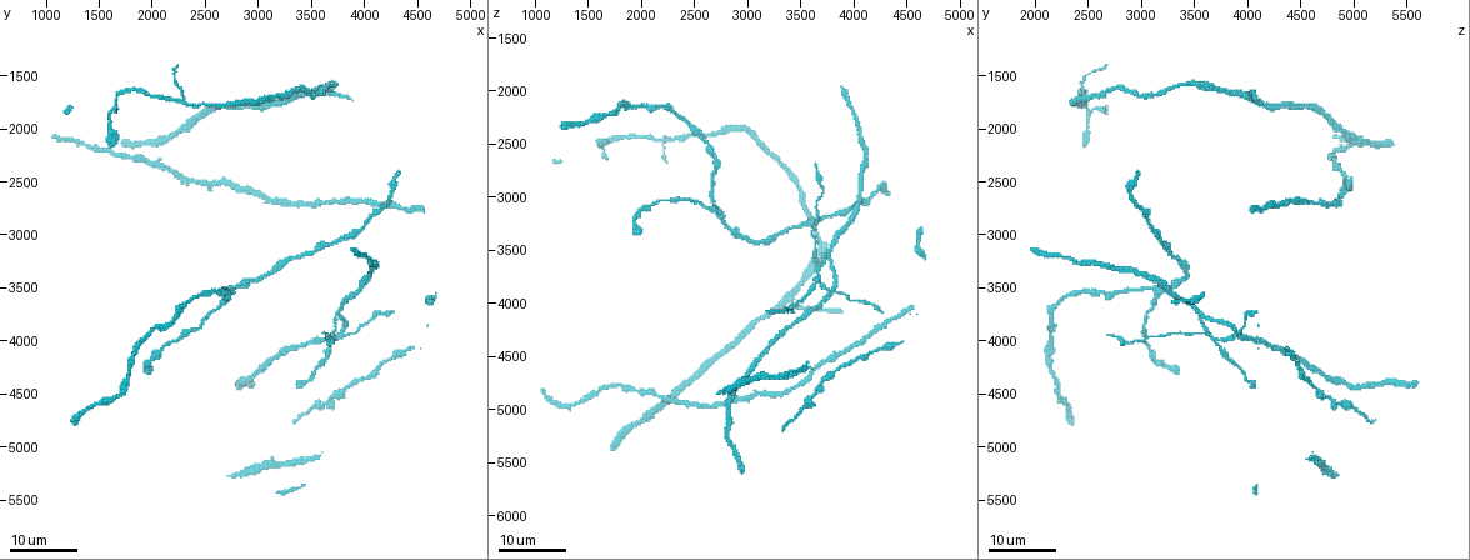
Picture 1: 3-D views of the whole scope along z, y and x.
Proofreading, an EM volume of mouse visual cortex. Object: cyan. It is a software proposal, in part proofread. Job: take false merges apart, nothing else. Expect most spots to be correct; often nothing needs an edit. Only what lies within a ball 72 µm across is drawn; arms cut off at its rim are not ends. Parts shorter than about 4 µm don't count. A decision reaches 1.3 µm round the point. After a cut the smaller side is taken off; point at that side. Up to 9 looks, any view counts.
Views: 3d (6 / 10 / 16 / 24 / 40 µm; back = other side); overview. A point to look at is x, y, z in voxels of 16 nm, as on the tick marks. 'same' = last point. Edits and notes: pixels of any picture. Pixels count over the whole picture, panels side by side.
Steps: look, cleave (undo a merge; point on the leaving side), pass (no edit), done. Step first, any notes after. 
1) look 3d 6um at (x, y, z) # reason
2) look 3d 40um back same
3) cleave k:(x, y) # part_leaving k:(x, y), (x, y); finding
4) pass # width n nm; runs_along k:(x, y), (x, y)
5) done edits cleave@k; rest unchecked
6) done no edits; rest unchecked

look 3d 24um at (3660, 3960, 3660) # thin arm on a thick one

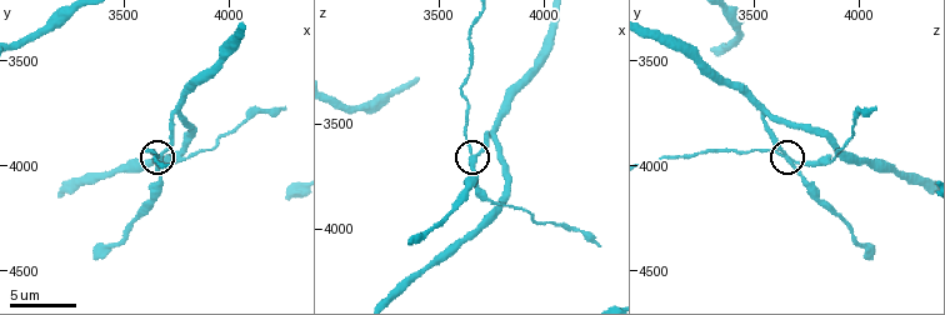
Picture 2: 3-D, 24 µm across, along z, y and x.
look 3d 6um at (3680, 3960, 3670)

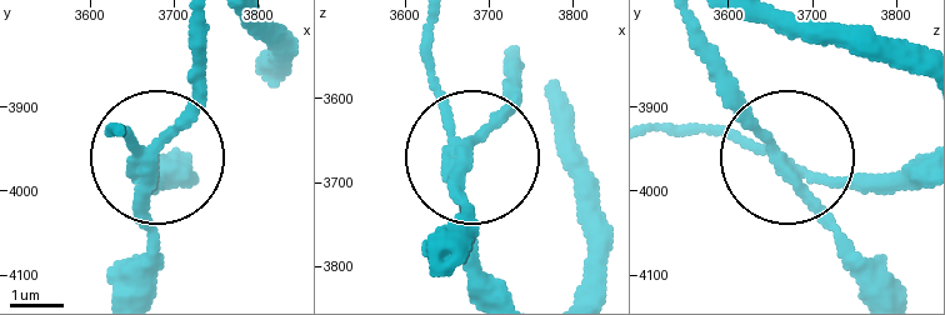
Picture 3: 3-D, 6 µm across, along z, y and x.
pass # arms 3; continuous, no second cell

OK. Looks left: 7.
look 3d 24um at (2720, 3540, 3160) # a fork

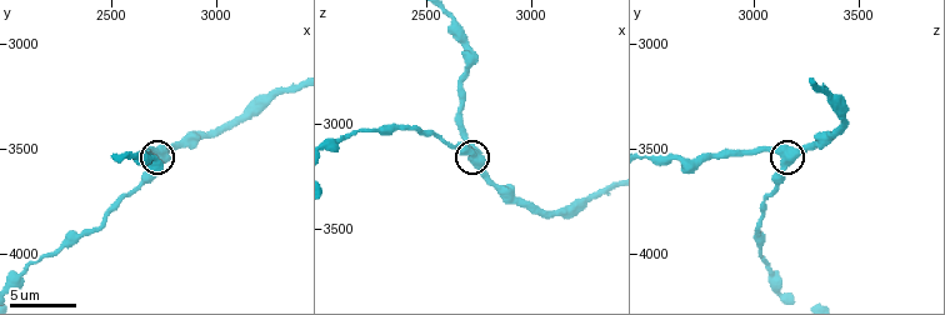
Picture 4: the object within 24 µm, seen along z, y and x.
look 3d 6um at (2740, 3540, 3140)

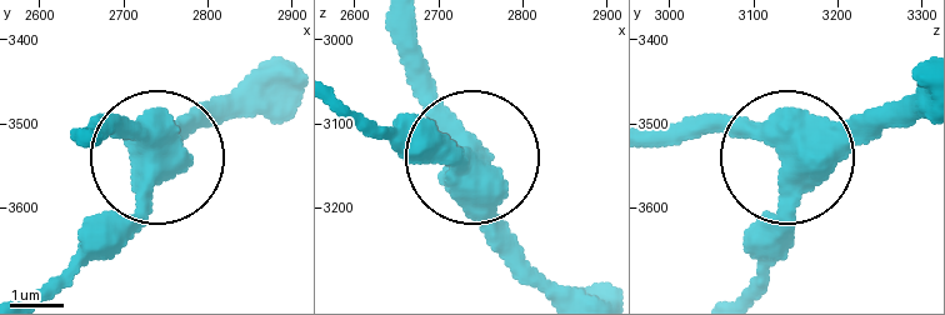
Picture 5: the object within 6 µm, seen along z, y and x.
pass # side_arm 22 um; arms 3; continuous, no second cell

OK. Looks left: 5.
look 3d 24um at (4120, 2760, 3000)

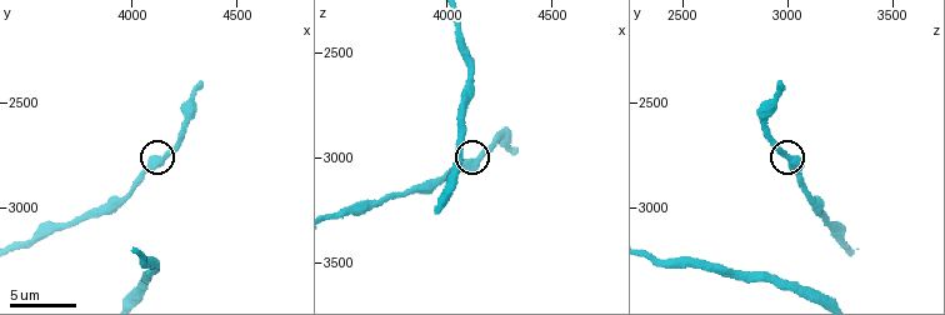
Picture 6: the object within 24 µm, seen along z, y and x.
look 3d 6um at (4130, 2770, 3020) # zoom in

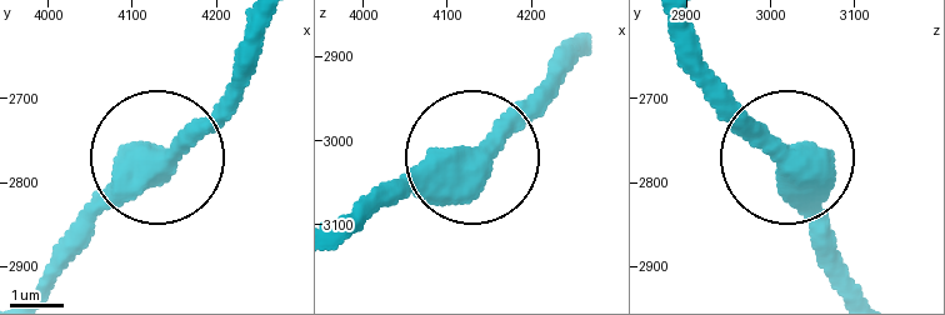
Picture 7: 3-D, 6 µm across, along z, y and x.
pass # one cell here

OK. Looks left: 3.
look 3d 24um at (2140, 2060, 5040)

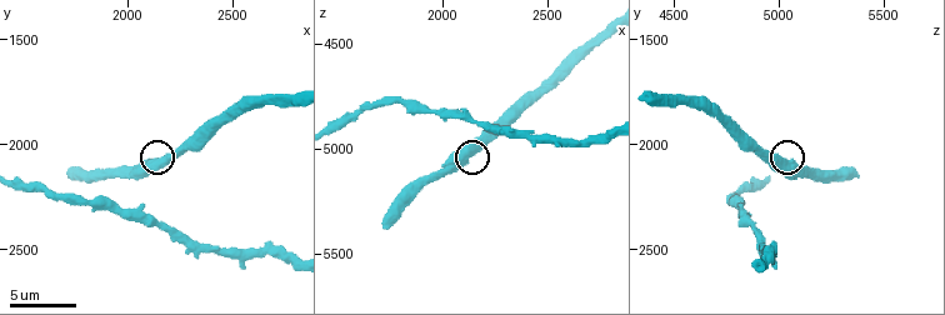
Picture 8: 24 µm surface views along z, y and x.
look 3d 6um at (2130, 2070, 5030) # closer look

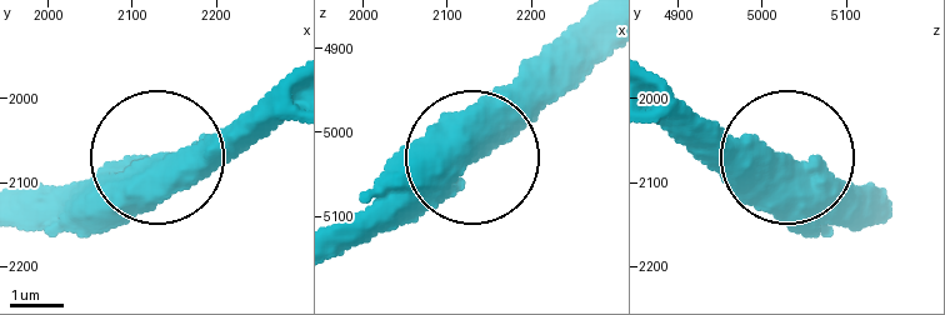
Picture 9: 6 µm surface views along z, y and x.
pass # continuous, no second cell

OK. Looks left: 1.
done no edits; rest unchecked

